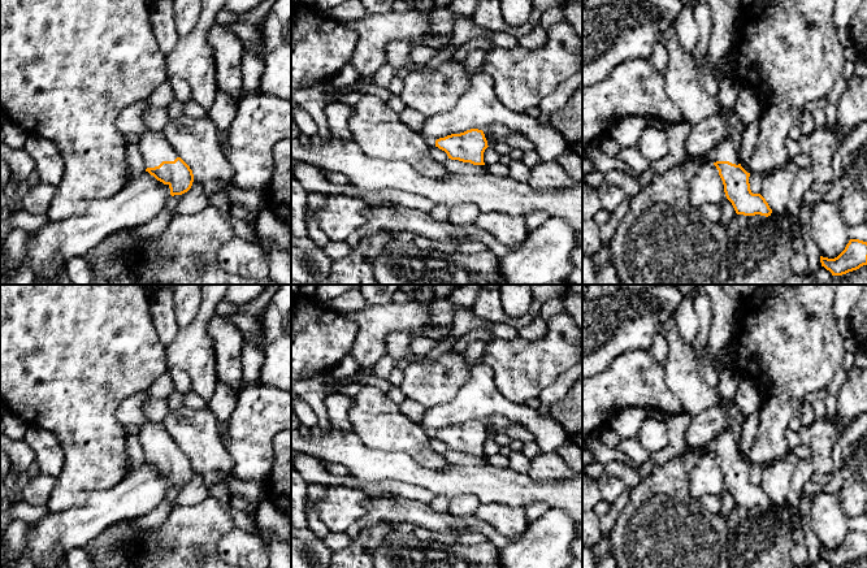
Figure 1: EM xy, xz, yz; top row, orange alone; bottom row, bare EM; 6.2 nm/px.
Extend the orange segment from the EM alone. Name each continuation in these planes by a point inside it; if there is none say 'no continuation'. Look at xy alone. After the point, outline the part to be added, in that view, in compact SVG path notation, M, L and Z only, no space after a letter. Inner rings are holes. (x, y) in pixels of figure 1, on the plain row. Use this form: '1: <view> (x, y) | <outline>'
1: xy (154, 438) | M148 421L138 428L136 435L147 459L159 458L162 452L174 452L178 446L162 424Z

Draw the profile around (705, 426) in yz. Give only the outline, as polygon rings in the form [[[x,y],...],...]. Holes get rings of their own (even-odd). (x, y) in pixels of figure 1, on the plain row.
[[[718,403],[697,416],[693,416],[685,433],[685,442],[692,447],[703,446],[727,430],[729,430],[729,424]]]

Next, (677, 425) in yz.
[[[684,412],[675,416],[668,416],[666,422],[668,426],[669,442],[663,450],[651,454],[650,461],[653,463],[654,468],[666,464],[684,452],[686,447],[685,433],[692,419],[693,416]]]

